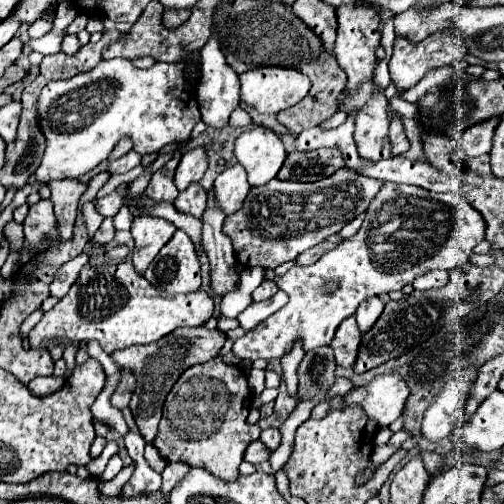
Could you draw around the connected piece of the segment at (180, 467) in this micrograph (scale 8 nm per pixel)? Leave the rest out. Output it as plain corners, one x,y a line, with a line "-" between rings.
171,461
171,463
167,463
167,467
165,467
165,471
161,473
163,475
163,485
161,485
161,491
163,493
169,493
181,479
183,479
183,475
185,473
189,473
189,465
185,465
185,463
177,463
177,461

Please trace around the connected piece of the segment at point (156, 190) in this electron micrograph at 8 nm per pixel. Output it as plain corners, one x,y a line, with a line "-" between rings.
175,151
173,157
159,169
151,175
149,179
149,185
145,189
145,195
155,199
155,201
169,201
173,203
175,197
179,195
177,187
175,187
175,181
173,181
173,175
175,175
175,169
179,165
179,159
181,159
181,151

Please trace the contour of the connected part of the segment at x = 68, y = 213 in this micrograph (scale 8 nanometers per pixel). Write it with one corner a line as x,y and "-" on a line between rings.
63,179
63,181
51,181
51,201
55,203
55,217
61,233
61,241
69,239
73,235
73,223
77,213
79,197
85,191
85,183
79,183
75,179

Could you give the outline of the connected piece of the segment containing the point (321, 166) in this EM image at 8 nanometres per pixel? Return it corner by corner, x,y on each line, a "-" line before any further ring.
319,149
307,153
289,153
277,179
281,181
317,181
341,169
343,157
337,149

